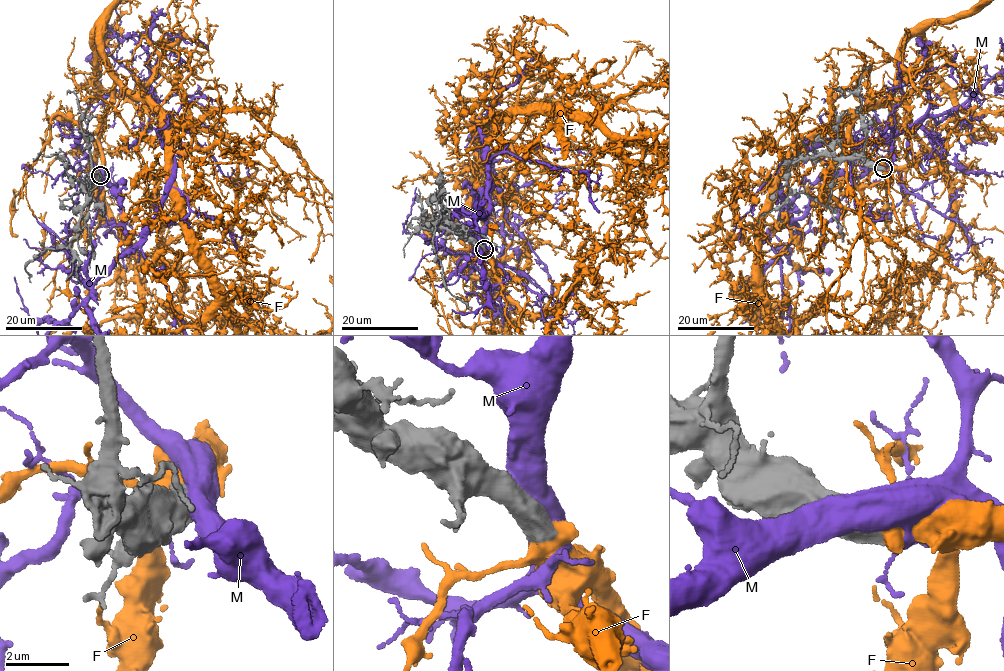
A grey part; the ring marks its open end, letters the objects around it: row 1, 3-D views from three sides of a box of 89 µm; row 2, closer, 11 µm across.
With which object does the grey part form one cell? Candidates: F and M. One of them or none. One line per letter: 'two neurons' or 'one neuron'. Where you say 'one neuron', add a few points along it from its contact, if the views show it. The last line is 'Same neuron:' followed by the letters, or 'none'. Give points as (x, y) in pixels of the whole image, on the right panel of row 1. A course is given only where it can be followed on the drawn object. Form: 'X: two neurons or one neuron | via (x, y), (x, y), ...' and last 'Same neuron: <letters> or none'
F: one neuron
M: two neurons
Same neuron: F

